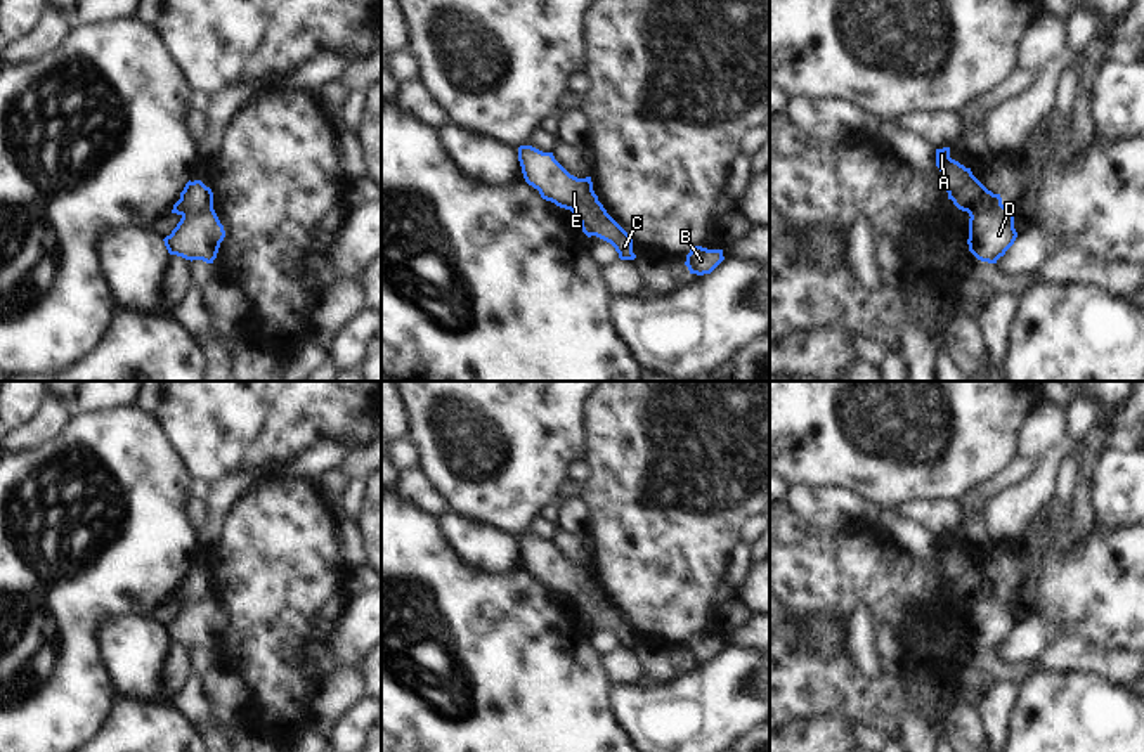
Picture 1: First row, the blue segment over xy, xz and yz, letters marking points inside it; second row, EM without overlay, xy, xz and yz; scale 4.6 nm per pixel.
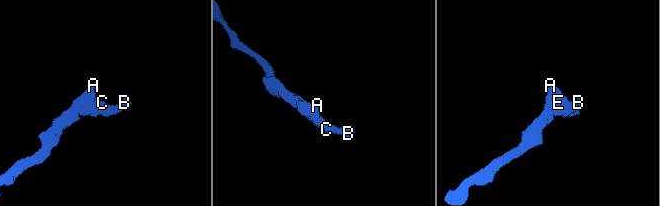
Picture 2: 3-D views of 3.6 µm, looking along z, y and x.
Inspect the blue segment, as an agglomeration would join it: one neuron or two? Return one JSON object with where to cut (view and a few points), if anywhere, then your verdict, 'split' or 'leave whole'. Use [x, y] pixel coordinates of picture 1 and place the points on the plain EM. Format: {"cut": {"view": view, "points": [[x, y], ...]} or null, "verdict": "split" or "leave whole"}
{"cut": {"view": "xy", "points": [[212, 596], [182, 605]]}, "verdict": "split"}

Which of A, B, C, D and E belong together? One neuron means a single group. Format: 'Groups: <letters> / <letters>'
Groups: A E / B C D.

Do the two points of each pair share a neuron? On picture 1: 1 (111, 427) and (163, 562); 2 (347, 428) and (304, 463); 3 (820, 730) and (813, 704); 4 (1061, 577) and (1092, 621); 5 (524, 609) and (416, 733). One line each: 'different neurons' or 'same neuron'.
1: same neuron
2: different neurons
3: different neurons
4: same neuron
5: same neuron

